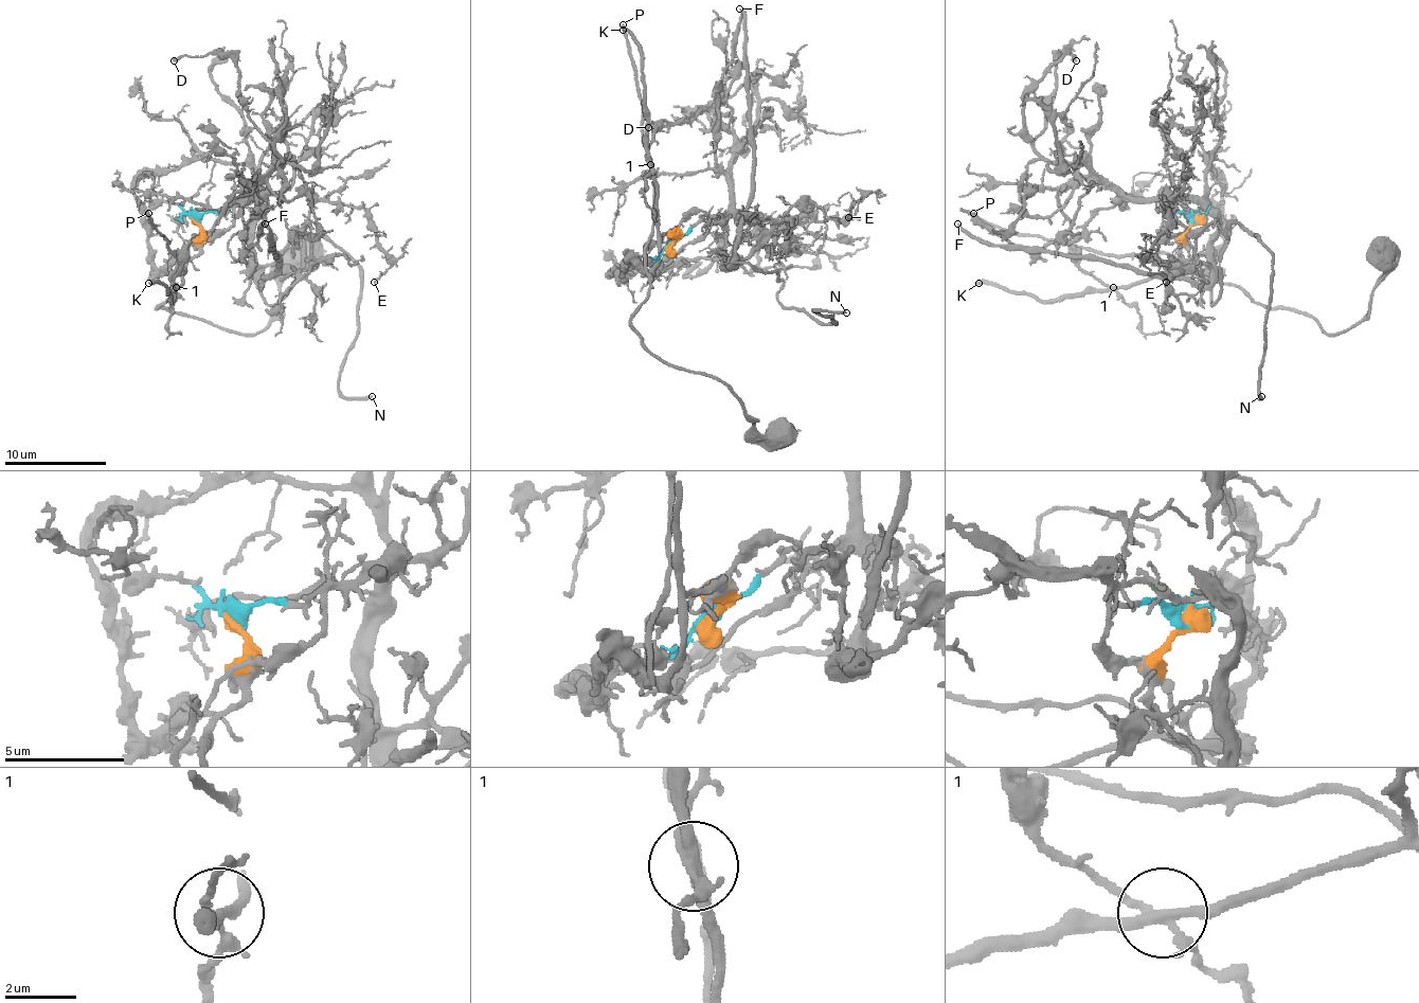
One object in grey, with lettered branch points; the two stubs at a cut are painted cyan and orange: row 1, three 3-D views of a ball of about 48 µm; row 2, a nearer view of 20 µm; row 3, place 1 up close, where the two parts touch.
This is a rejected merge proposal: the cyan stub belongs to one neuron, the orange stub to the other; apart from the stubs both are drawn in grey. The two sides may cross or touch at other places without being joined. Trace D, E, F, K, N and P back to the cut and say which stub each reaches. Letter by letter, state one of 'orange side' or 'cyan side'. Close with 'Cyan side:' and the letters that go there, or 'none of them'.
D: cyan side
E: cyan side
F: cyan side
K: orange side
N: cyan side
P: orange side
Cyan side: D, E, F, N

